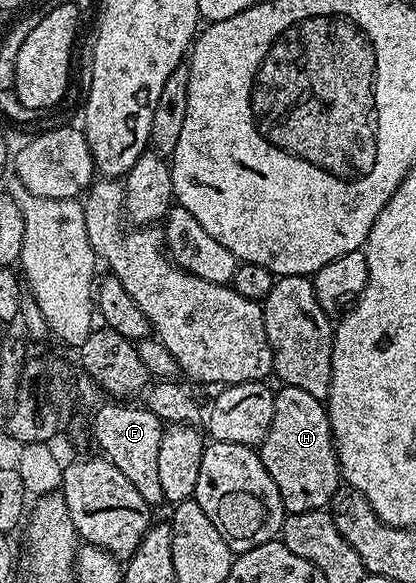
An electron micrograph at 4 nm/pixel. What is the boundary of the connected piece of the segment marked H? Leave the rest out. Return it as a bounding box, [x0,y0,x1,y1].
[258,384,342,514]

